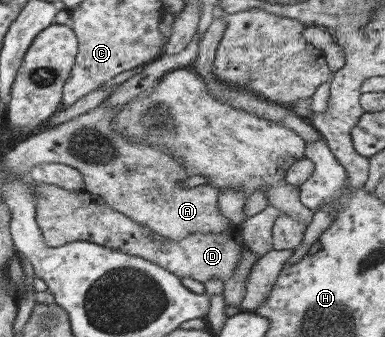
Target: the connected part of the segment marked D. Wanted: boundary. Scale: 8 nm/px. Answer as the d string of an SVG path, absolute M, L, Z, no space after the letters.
M39 183L35 187L37 198L34 201L34 220L43 234L43 242L51 247L57 248L63 243L73 241L92 242L109 249L121 251L128 255L139 256L147 259L155 264L162 266L163 269L171 272L171 274L181 277L191 277L191 279L199 282L207 282L207 280L229 280L229 276L233 276L235 268L237 268L237 260L243 256L243 252L247 252L248 248L245 241L239 234L239 228L234 224L233 229L223 230L221 233L189 233L187 238L179 240L153 239L149 233L143 231L142 225L131 220L129 217L112 209L103 199L96 194L83 191L67 191L55 185Z

